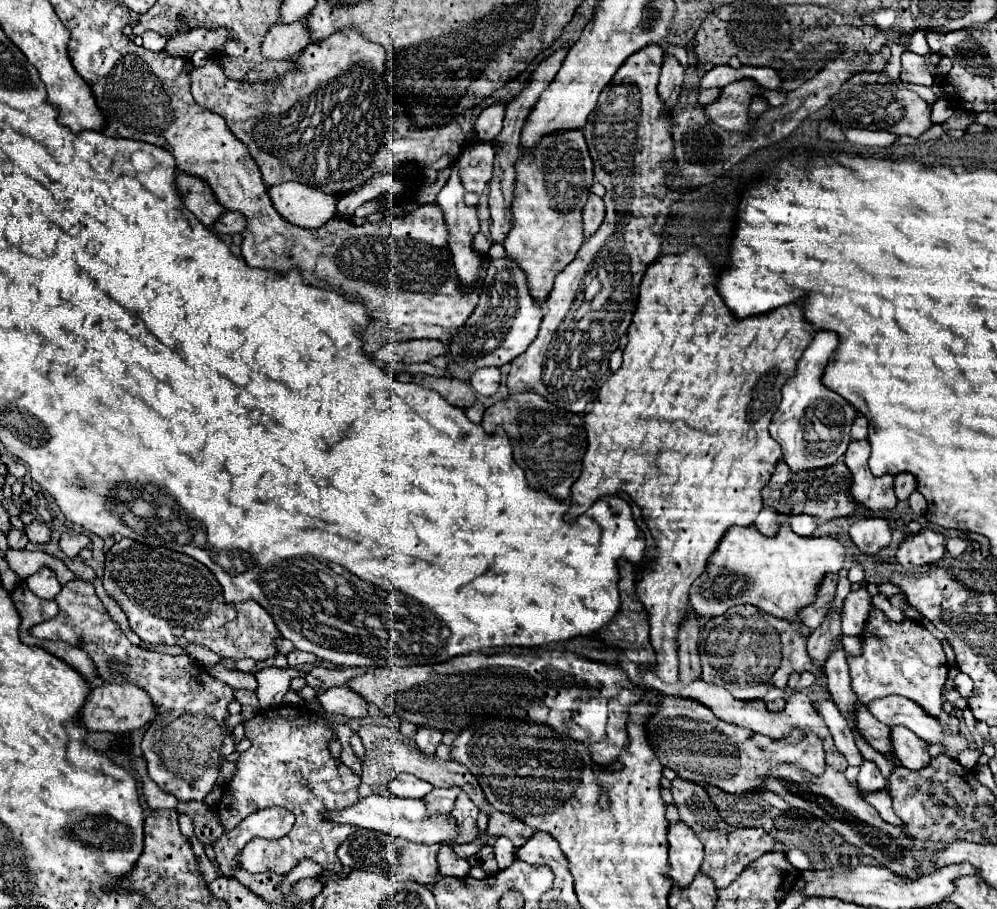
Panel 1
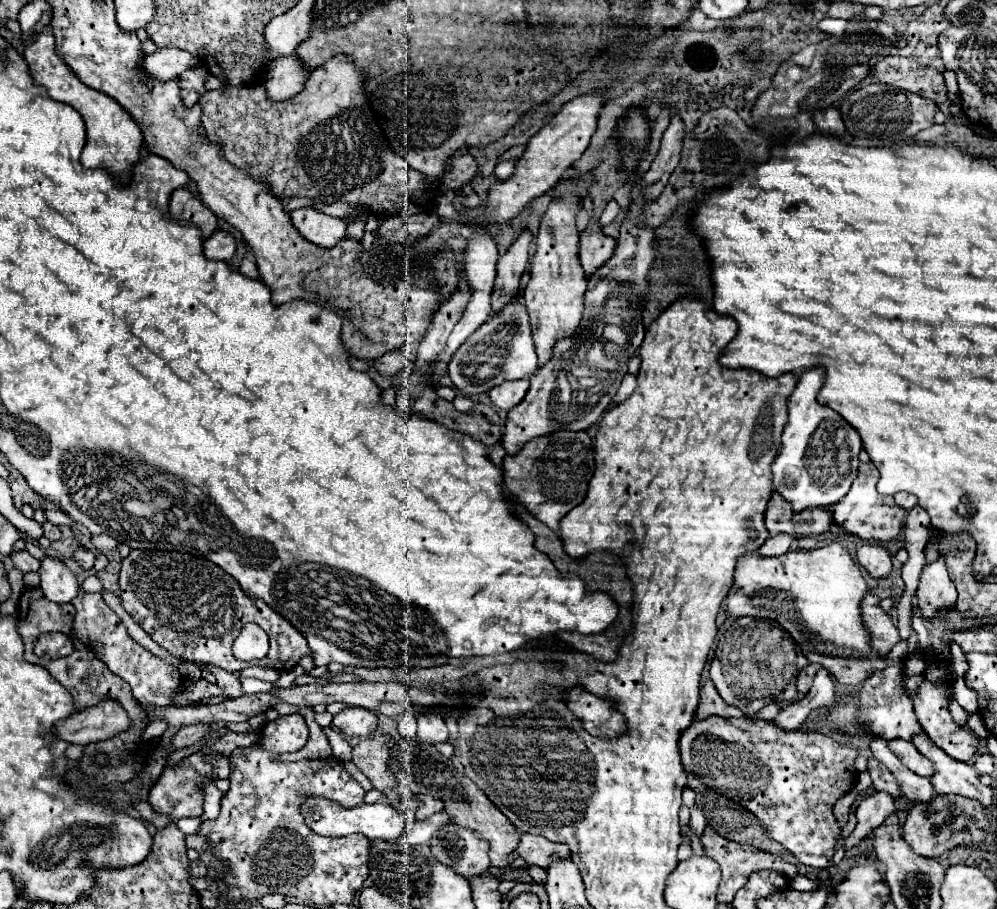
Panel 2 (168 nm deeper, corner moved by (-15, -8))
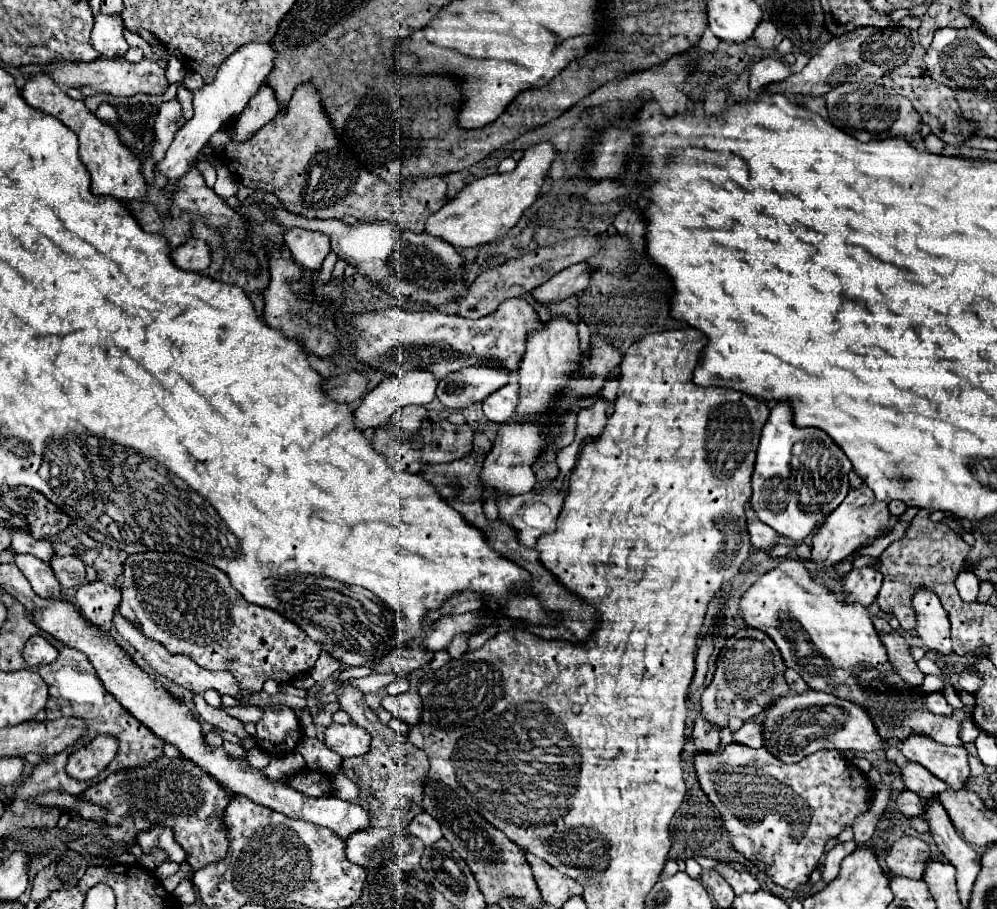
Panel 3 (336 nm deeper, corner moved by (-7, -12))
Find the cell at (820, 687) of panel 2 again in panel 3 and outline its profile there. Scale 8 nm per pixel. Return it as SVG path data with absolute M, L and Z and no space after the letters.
M752 720L746 722L740 730L734 732L732 742L740 742L740 744L748 744L750 748L760 748L764 744L764 722L762 720Z

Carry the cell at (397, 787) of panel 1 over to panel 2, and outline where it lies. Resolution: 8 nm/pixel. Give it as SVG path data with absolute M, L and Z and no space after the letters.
M420 796L418 798L418 816L420 818L442 812L442 808L444 808L444 804L438 798L432 798L432 796Z

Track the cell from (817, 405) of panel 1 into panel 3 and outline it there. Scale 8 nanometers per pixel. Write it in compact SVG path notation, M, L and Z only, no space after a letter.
M776 402L762 428L752 476L752 508L778 534L802 542L846 498L850 460L820 428L798 428L790 402Z

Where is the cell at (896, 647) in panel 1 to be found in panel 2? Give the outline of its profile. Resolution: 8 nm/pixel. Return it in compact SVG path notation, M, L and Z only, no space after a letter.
M914 654L914 656L906 658L906 662L904 662L904 690L912 698L918 722L924 728L924 732L930 736L930 740L940 750L944 750L950 758L960 760L960 762L970 762L976 756L980 744L978 744L978 738L966 726L958 726L952 720L952 716L946 708L948 698L952 698L952 686L948 684L946 674L948 674L948 668L942 660L930 658L926 654Z

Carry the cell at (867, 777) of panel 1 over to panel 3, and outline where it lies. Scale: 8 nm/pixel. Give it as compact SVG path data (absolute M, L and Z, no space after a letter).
M854 840L836 844L836 846L826 854L826 860L824 860L824 866L822 866L822 878L824 878L826 882L834 880L834 876L840 872L840 862L842 862L850 852L854 852L856 848L858 848L858 844L856 844Z

